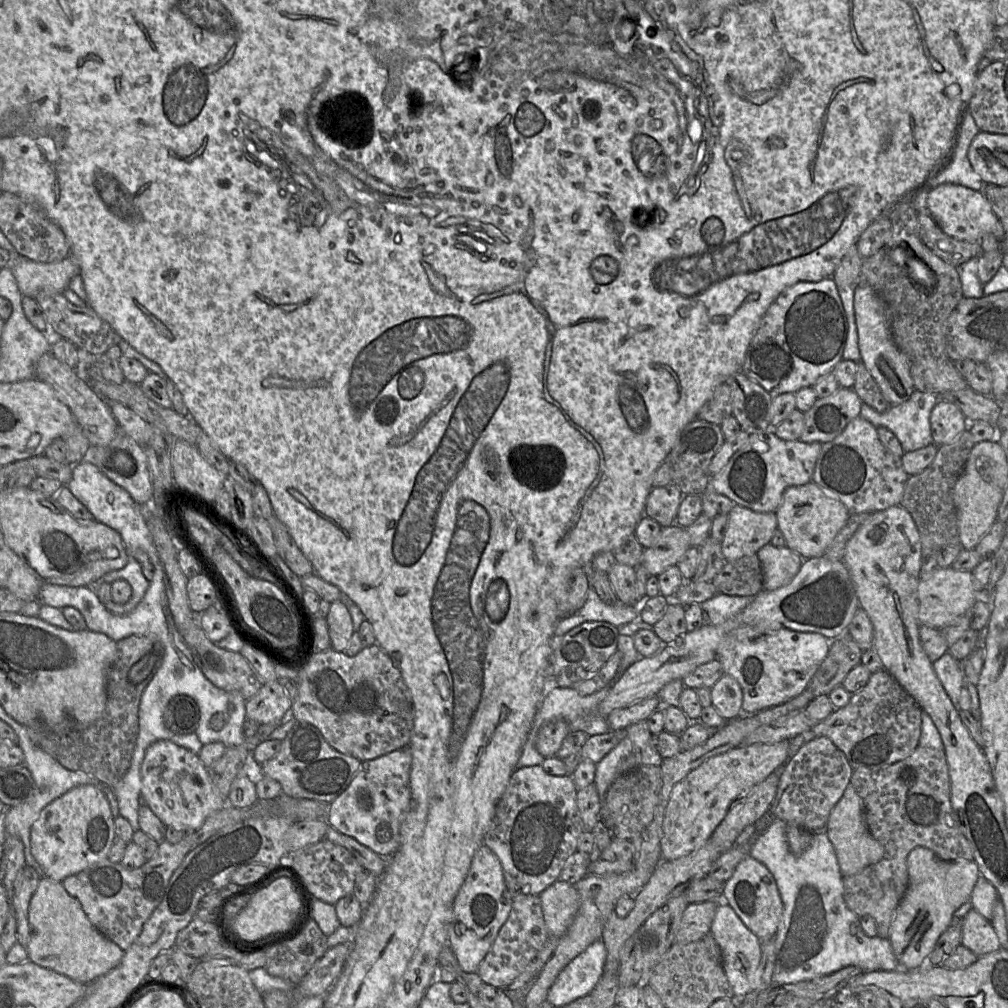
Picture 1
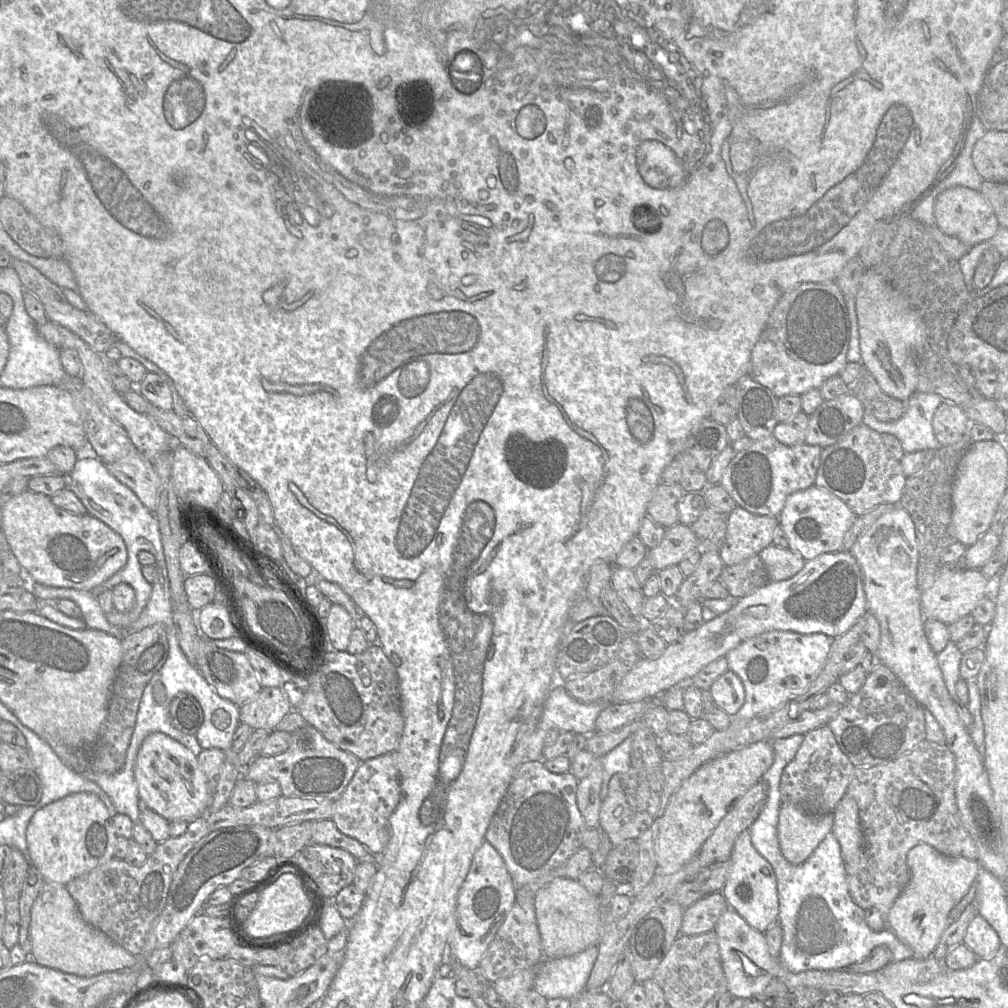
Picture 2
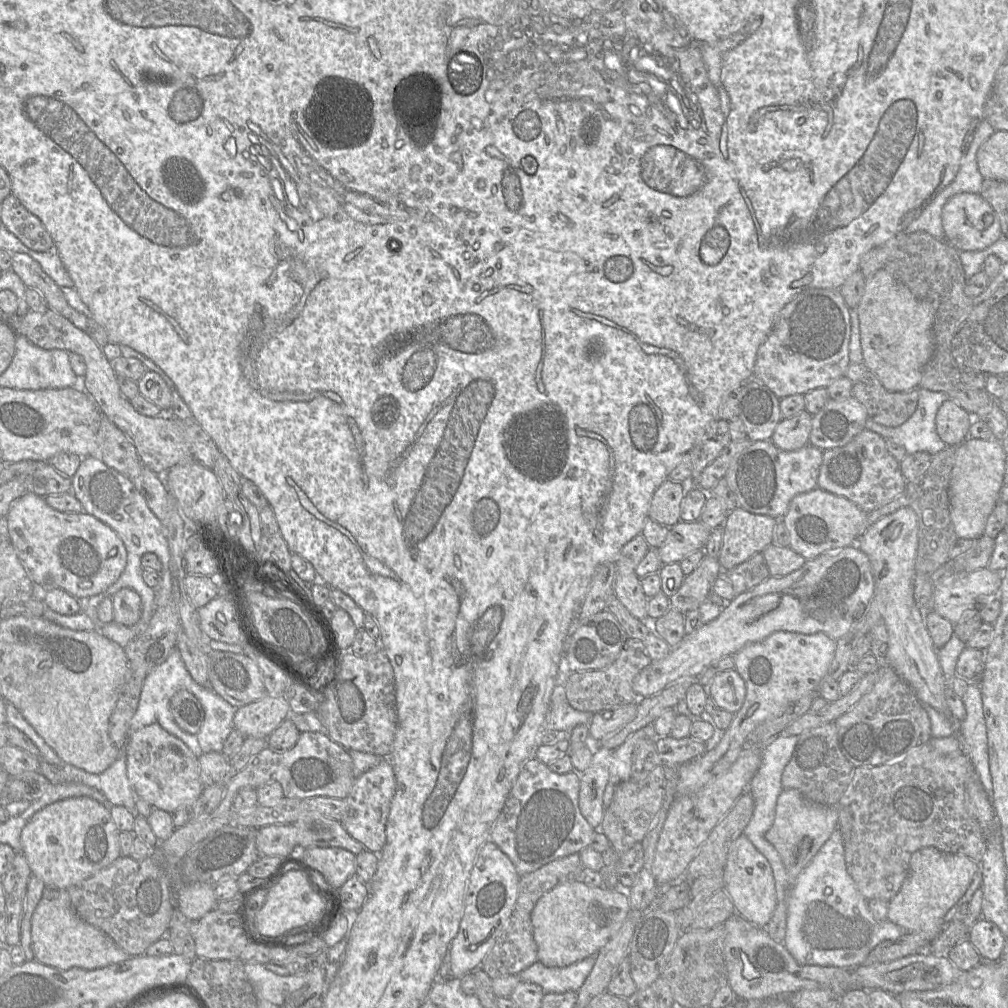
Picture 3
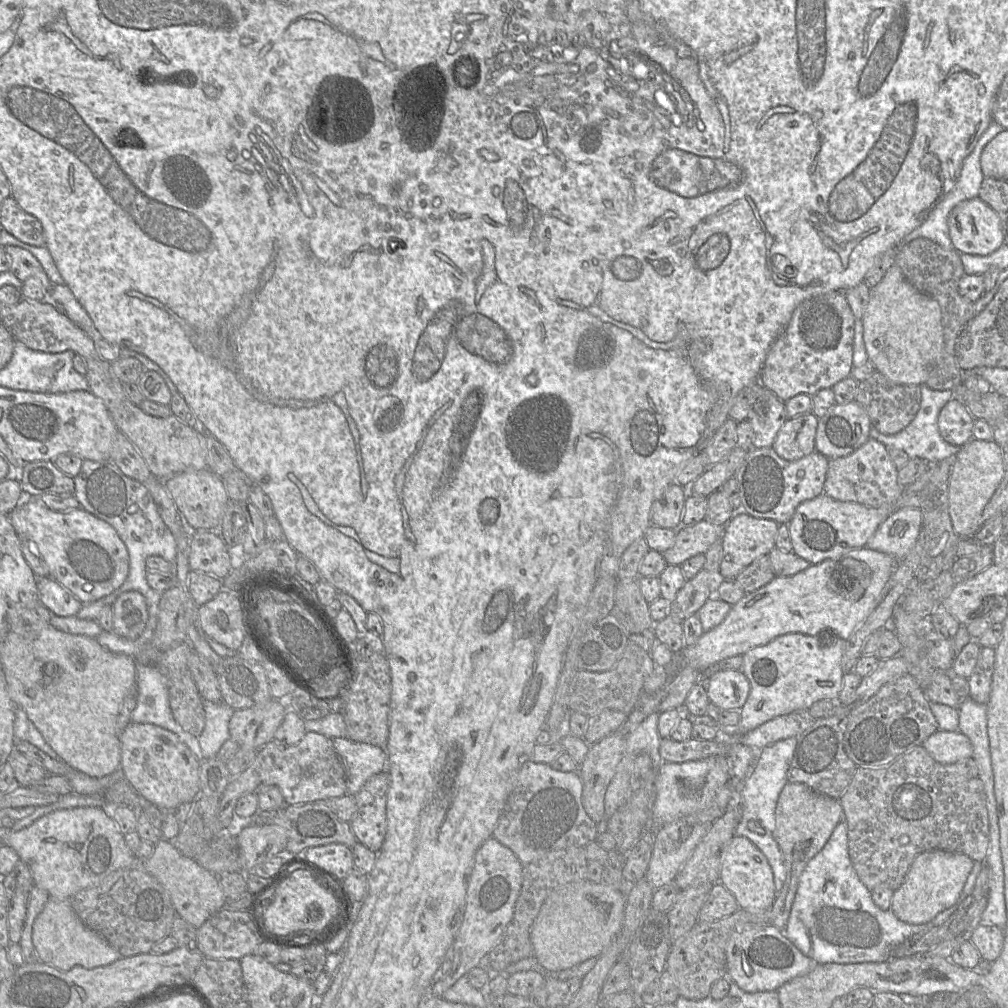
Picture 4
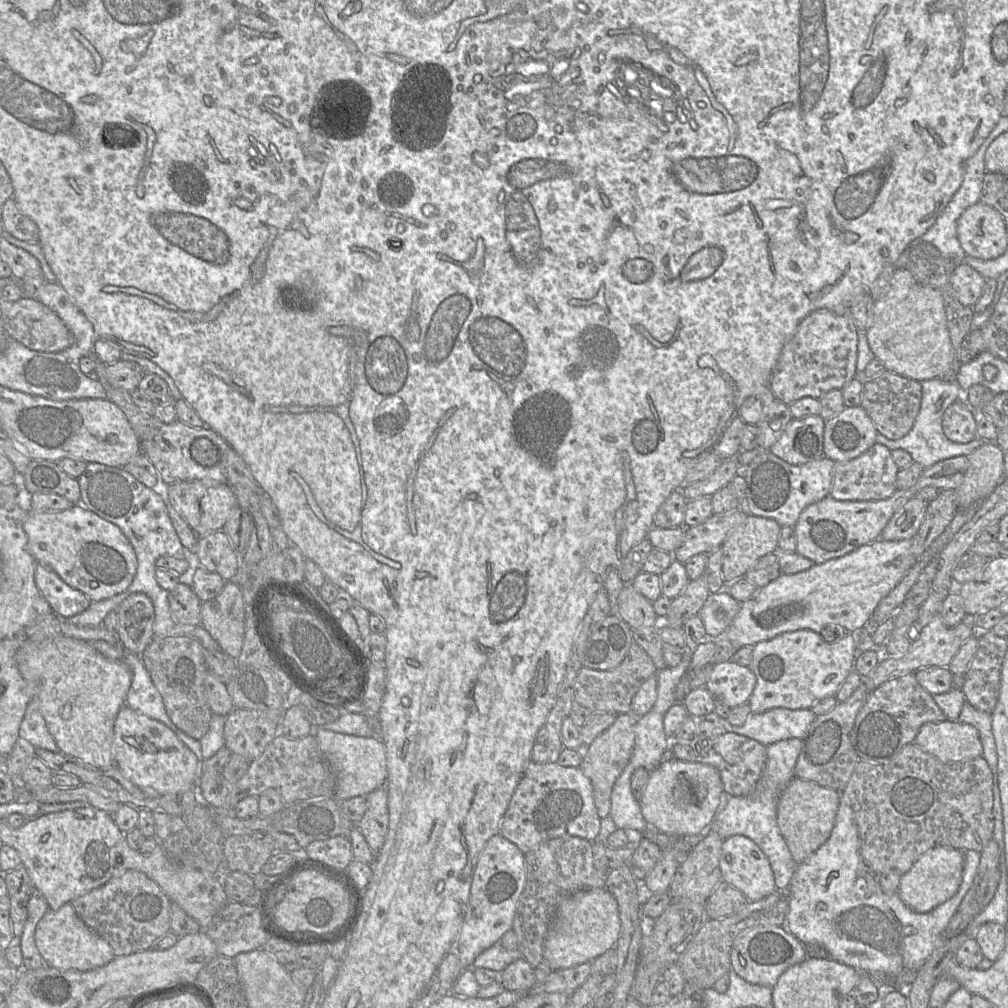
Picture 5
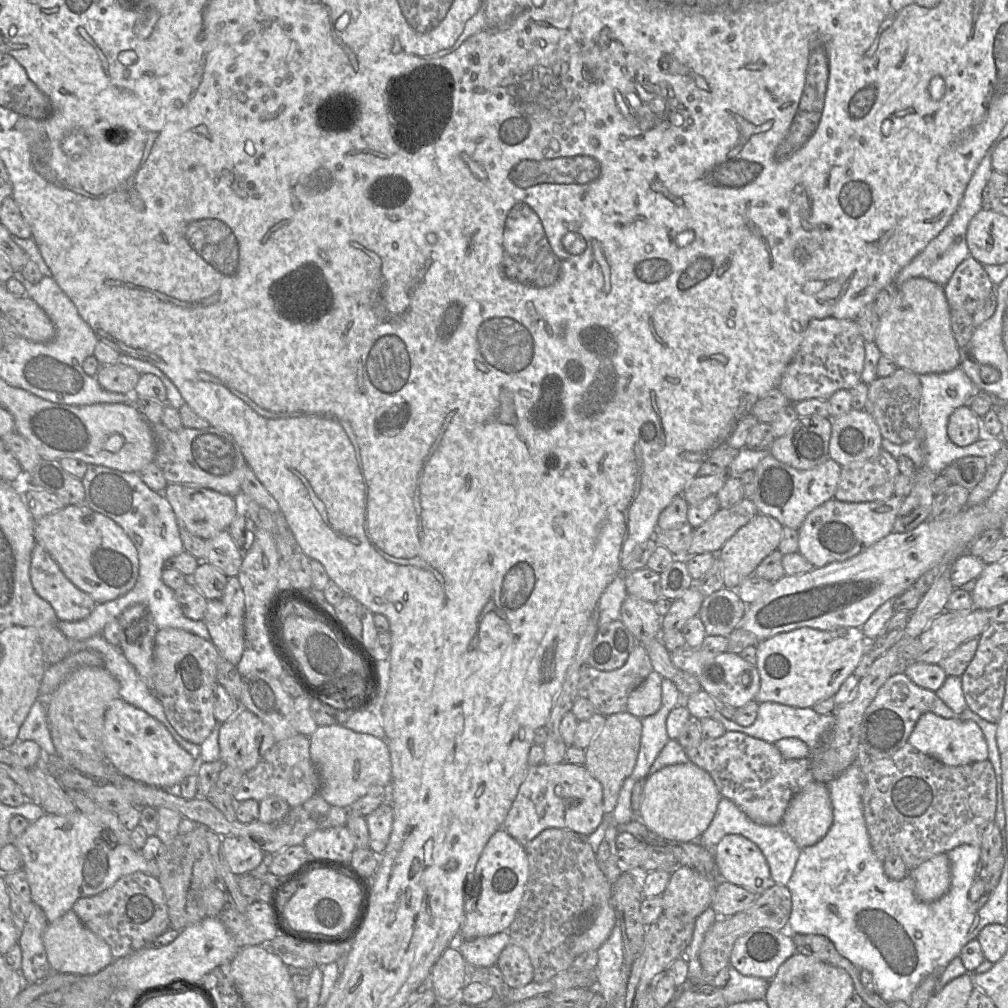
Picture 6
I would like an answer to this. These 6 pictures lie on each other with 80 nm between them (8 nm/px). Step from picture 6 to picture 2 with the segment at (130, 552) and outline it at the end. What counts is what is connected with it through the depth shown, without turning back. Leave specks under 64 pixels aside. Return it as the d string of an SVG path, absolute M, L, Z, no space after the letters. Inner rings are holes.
M25 490L1 506L5 538L25 576L52 587L91 591L127 562L122 537L94 516L76 515L56 507L50 497Z

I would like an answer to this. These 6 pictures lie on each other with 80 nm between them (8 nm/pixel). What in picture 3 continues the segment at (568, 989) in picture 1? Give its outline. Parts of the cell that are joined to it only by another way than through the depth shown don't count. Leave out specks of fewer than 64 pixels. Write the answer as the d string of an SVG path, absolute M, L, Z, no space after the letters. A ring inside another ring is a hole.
M598 953L565 967L547 967L537 961L518 974L521 981L542 987L545 993L578 992L589 976Z

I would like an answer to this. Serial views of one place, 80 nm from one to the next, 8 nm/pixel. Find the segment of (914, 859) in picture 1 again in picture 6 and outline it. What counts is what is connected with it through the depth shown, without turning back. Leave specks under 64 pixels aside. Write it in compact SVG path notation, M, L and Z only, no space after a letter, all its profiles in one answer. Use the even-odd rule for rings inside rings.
M939 853L908 872L914 881L914 893L922 902L941 898L950 888L951 868L947 853Z

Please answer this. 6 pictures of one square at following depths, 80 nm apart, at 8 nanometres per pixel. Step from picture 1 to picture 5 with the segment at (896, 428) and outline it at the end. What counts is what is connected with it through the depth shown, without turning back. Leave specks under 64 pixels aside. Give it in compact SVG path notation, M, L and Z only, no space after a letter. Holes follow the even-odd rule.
M934 378L922 381L921 387L920 410L911 430L904 437L896 440L888 439L881 433L877 433L876 442L886 446L891 451L896 449L907 451L914 462L920 464L923 468L953 457L967 456L985 443L980 437L976 437L973 441L966 444L956 443L949 440L944 434L942 427L943 414L949 405L963 396L963 390L956 380L945 381L941 378Z

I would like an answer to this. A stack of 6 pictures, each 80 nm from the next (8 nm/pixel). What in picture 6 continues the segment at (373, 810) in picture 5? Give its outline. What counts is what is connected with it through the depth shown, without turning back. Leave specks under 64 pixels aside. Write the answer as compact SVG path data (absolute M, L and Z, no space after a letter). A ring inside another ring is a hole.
M383 803L366 816L369 831L369 848L381 855L388 844L393 825L393 809L390 803Z

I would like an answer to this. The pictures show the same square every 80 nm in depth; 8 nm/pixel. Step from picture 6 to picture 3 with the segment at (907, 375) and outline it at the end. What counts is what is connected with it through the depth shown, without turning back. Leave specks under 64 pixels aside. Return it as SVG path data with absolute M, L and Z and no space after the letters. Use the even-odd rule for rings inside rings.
M868 371L860 380L853 383L852 397L865 407L868 417L875 423L885 427L898 427L915 412L918 405L918 388L909 391L890 392L883 387L874 373Z

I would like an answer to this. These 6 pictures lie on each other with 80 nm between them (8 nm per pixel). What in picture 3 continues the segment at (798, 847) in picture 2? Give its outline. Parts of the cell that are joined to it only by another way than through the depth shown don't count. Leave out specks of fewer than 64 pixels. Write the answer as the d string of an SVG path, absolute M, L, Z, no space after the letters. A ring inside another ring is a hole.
M783 789L776 804L774 823L765 838L775 847L786 869L789 886L838 828L839 807L816 804L796 789Z

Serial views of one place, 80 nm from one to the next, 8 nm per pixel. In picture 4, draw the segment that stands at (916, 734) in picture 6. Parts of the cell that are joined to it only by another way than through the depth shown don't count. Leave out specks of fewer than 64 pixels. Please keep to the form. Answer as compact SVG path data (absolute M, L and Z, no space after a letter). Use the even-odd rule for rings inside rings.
M936 730L922 746L939 763L951 764L972 758L973 747L970 740L960 731Z

